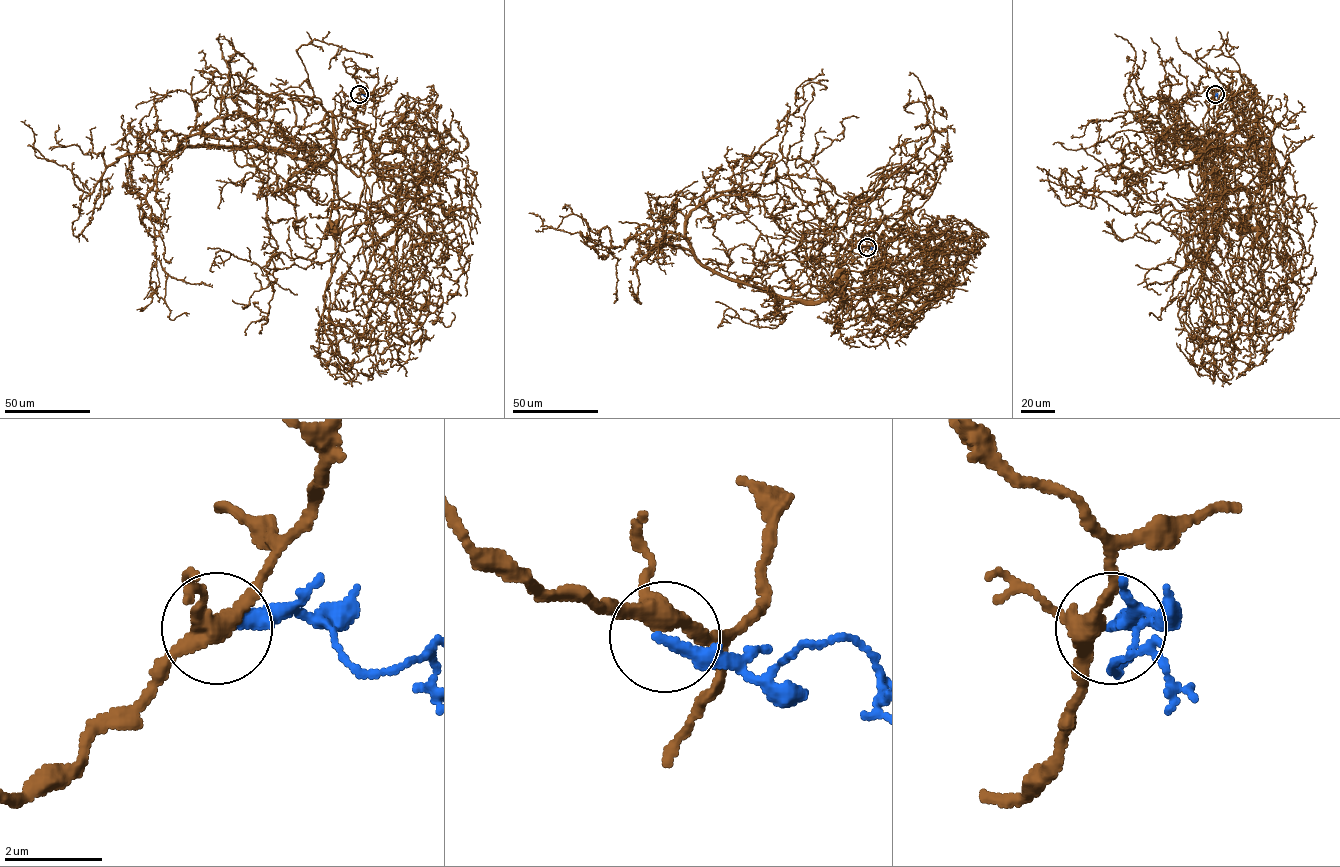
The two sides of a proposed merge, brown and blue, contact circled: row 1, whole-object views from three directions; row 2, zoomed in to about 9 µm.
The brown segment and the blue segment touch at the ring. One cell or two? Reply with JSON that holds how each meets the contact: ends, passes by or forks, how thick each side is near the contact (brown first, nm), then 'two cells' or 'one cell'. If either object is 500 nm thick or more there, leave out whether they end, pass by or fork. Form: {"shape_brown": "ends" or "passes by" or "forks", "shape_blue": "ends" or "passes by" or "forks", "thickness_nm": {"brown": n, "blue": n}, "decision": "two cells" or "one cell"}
{"shape_brown": "forks", "shape_blue": "ends", "thickness_nm": {"brown": 320, "blue": 300}, "decision": "two cells"}

